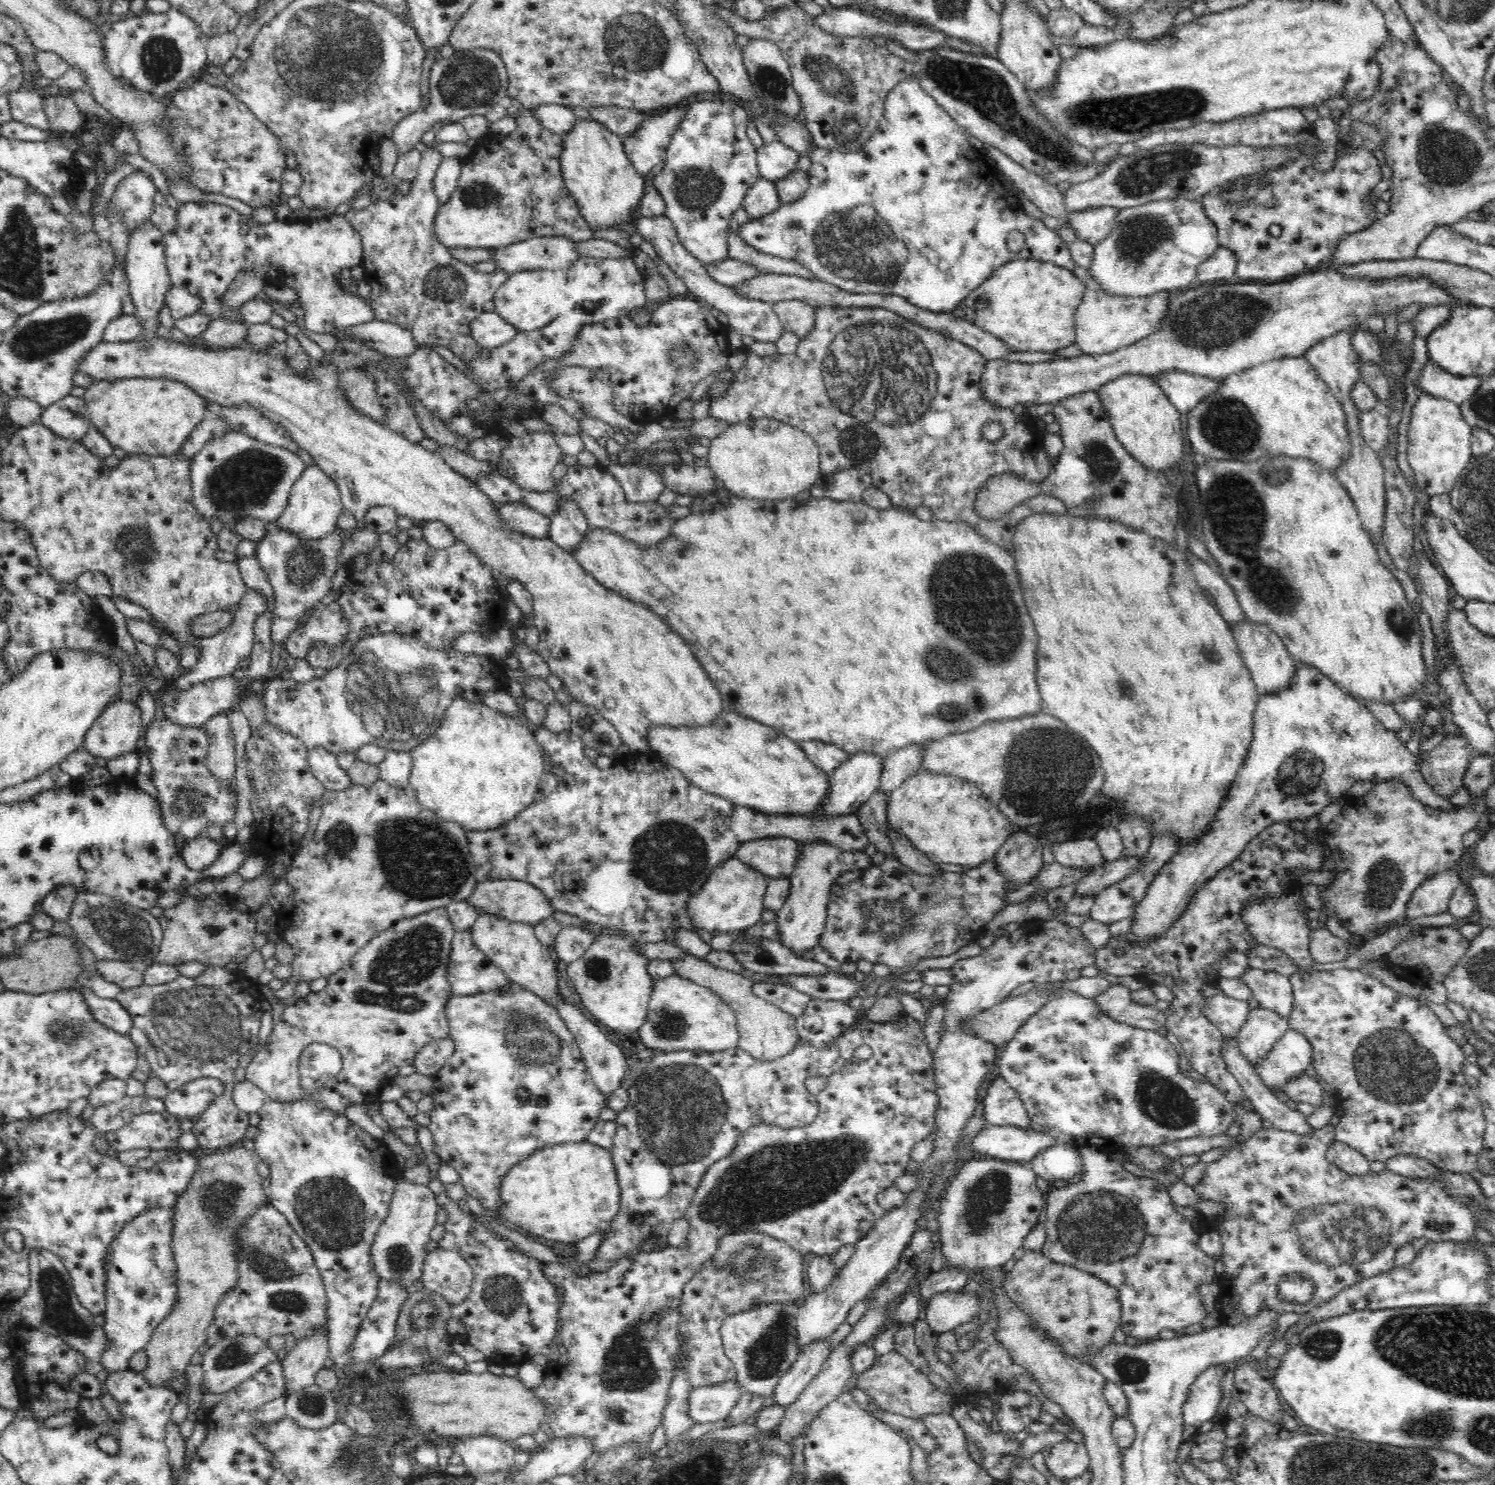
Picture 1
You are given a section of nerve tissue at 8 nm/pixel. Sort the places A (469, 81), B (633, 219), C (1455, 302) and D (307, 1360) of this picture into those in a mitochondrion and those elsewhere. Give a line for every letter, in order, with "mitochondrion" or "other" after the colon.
A: mitochondrion
B: other
C: other
D: other

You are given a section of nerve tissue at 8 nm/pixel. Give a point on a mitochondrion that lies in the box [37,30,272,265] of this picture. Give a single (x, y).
(161, 60)

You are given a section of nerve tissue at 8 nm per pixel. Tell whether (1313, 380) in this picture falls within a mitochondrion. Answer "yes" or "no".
no

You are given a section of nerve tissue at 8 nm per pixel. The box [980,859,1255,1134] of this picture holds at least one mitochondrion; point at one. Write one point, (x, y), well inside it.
(1164, 1101)

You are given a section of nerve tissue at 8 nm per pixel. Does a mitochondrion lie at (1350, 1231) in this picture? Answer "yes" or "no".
yes

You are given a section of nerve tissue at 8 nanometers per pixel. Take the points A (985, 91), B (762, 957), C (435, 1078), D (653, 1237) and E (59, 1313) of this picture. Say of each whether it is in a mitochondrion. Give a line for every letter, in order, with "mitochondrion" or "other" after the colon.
A: mitochondrion
B: mitochondrion
C: other
D: other
E: mitochondrion

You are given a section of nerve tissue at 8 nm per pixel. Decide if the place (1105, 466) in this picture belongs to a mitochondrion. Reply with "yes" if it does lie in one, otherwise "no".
yes

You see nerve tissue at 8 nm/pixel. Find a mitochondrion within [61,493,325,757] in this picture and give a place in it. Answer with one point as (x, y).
(138, 544)

